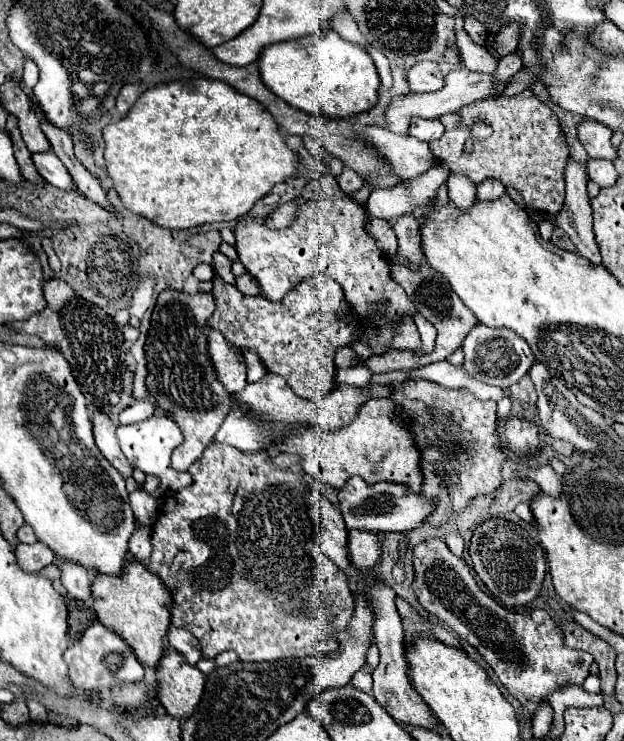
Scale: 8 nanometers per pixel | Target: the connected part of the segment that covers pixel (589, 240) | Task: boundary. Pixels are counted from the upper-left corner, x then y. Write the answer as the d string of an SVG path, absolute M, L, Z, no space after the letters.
M570 159L565 168L564 180L565 202L562 209L554 215L554 225L570 235L582 257L586 257L594 265L600 265L602 259L592 233L592 209L586 193L586 171Z

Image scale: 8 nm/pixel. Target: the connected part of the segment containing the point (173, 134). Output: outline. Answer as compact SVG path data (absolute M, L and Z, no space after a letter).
M198 77L198 79L188 79L188 81L172 81L172 83L150 87L148 91L144 91L138 97L138 101L132 105L132 109L128 111L126 117L104 127L104 141L106 141L106 153L104 153L106 171L114 181L114 189L120 195L122 205L128 211L142 215L160 227L176 227L176 229L188 229L188 227L214 223L214 221L232 221L232 219L246 215L258 199L262 199L264 195L268 195L272 191L272 187L276 183L288 181L296 173L296 163L298 163L296 153L284 143L276 121L272 121L268 117L268 113L264 113L260 109L258 101L252 101L250 97L238 93L236 89L226 85L224 81L216 81L216 79L208 79L208 77Z

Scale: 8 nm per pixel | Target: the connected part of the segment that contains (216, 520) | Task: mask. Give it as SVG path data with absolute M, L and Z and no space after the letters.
M210 443L210 445L204 449L202 457L196 459L196 461L190 465L188 473L190 473L192 479L194 479L194 483L192 483L188 489L180 489L180 493L166 493L166 495L164 495L164 505L162 505L160 511L158 511L160 517L156 519L154 529L152 529L152 547L154 547L154 551L152 551L150 563L148 563L148 569L150 569L152 573L158 573L160 579L164 581L164 585L166 585L166 587L170 589L170 593L172 593L172 605L170 605L170 607L172 607L172 625L180 625L180 627L188 629L188 631L200 641L200 645L202 645L202 657L204 657L204 659L214 659L216 655L220 655L222 651L228 651L228 649L236 651L242 661L276 661L276 659L292 659L292 657L314 657L314 655L326 655L326 653L336 651L336 637L334 637L334 633L338 633L340 629L346 629L346 625L348 625L348 621L350 621L350 617L352 617L354 599L352 599L352 591L350 591L350 587L348 587L348 579L346 579L344 571L320 549L320 541L316 541L312 517L308 517L308 505L304 505L304 493L310 493L310 487L306 485L304 475L294 473L294 471L284 471L284 469L272 467L266 453L242 453L242 451L238 451L236 447L222 445L222 443Z

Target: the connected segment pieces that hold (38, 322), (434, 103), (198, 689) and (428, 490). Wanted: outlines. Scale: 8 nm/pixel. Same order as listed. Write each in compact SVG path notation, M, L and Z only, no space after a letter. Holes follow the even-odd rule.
M48 279L44 283L44 295L48 301L48 309L44 309L44 313L38 313L36 317L30 317L28 321L20 321L20 323L8 325L8 327L18 333L22 331L22 333L38 335L40 339L44 339L44 343L48 347L58 349L64 355L64 359L68 361L68 365L72 367L74 379L82 387L80 391L88 399L90 407L94 407L102 413L108 413L108 415L114 411L120 413L122 409L126 409L134 401L132 399L134 373L130 371L130 367L126 365L126 361L122 357L124 355L122 329L100 307L76 297L72 287L62 279ZM92 361L96 361L96 371L98 371L96 375L90 375L90 367L94 365ZM104 397L112 397L112 401L106 401Z
M460 67L460 69L454 69L454 71L450 71L446 75L446 85L440 91L422 93L422 95L410 93L406 97L392 99L392 103L390 103L388 111L386 111L388 129L392 129L394 133L404 135L409 127L410 117L414 117L414 115L420 115L420 117L426 117L426 119L438 119L444 113L460 111L468 103L474 103L474 101L480 101L480 99L488 99L488 97L498 97L498 95L502 95L502 91L496 91L492 75L488 75L488 73L474 73L474 71L468 71L468 69Z
M166 647L158 661L156 677L162 707L180 719L192 715L204 689L204 675L194 665L188 665L176 649Z
M408 379L404 383L392 385L392 399L402 407L402 417L406 419L414 441L422 453L422 473L424 473L424 485L422 493L436 501L436 511L428 521L432 525L446 525L454 521L468 501L476 495L492 493L502 483L502 463L506 459L504 449L500 445L500 437L496 433L496 403L494 401L482 401L476 399L472 391L468 389L448 389L432 381L424 379Z

